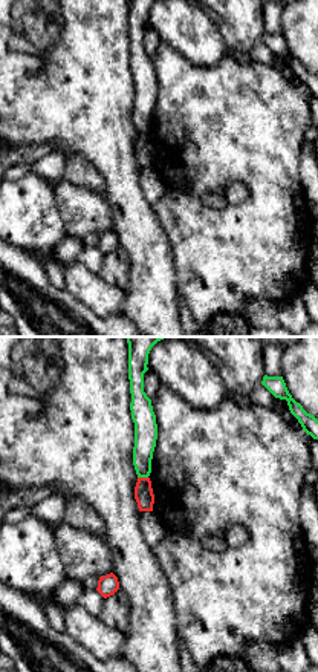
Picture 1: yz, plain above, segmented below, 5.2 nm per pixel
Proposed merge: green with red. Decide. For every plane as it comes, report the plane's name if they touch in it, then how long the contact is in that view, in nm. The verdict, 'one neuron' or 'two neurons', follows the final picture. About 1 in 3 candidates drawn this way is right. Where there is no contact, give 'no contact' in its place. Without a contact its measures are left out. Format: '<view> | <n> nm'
yz | 60 nm

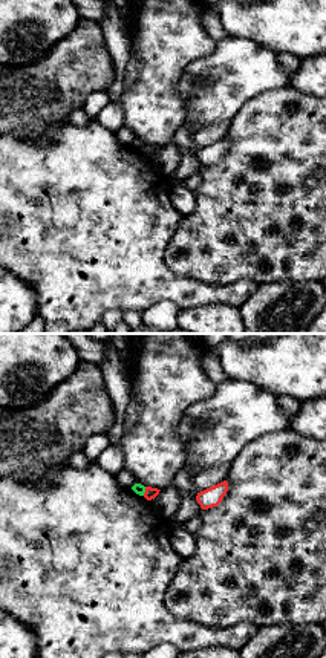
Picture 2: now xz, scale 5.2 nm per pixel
xz | 50 nm

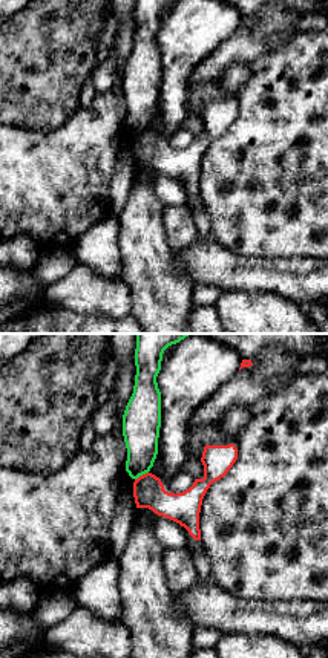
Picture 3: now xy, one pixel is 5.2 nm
xy | 80 nm

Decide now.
two neurons

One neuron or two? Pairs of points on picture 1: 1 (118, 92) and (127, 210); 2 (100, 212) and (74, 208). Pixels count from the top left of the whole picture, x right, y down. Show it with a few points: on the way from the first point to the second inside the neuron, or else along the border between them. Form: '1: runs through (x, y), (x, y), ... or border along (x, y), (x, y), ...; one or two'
1: runs through (118, 121), (118, 167), (123, 181); one
2: runs through (94, 212), (80, 208); one

